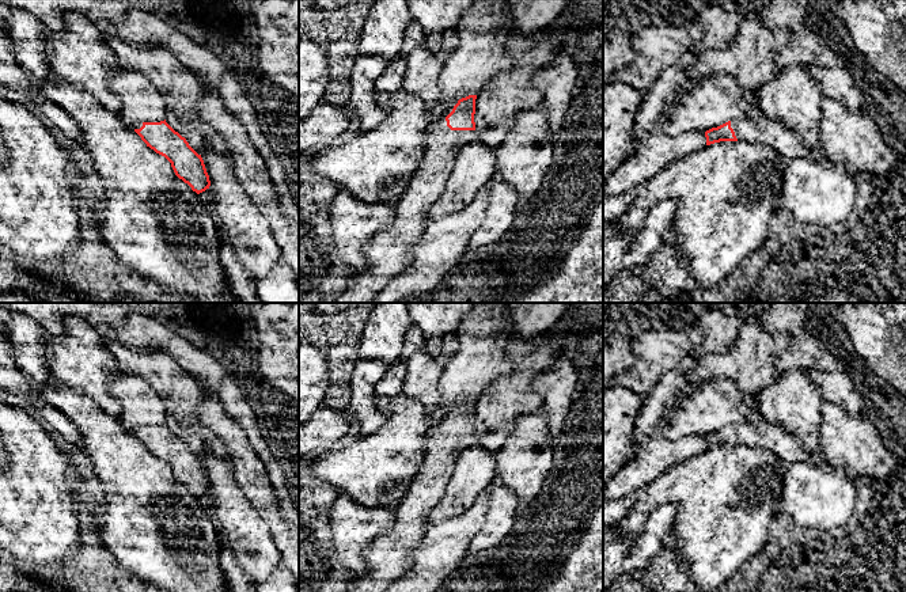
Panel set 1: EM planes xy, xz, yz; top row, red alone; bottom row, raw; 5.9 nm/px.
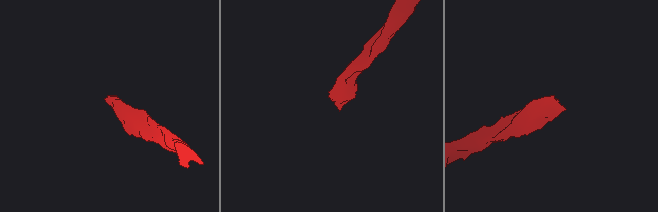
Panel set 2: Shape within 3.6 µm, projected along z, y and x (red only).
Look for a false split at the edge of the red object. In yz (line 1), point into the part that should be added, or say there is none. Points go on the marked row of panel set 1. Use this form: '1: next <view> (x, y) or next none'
1: next yz (787, 143)

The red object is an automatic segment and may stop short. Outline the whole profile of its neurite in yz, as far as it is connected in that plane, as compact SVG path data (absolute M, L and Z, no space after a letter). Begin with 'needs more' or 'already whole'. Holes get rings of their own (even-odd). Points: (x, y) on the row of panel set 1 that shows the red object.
needs more | M759 115L757 119L732 119L717 128L705 132L706 145L720 141L746 141L750 144L763 144L773 148L785 162L796 158L816 158L818 148L807 148L801 136L793 129L786 129L781 121Z

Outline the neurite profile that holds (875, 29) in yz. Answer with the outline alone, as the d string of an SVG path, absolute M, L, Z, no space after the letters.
M837 0L835 15L844 22L854 48L871 67L888 80L895 75L905 77L906 27L901 26L903 14L892 0Z

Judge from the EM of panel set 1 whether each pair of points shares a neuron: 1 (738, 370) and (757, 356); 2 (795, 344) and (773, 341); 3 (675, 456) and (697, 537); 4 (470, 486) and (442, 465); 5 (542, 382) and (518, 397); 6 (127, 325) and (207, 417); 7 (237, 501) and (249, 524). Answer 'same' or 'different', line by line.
1: same
2: different
3: different
4: different
5: different
6: different
7: same

